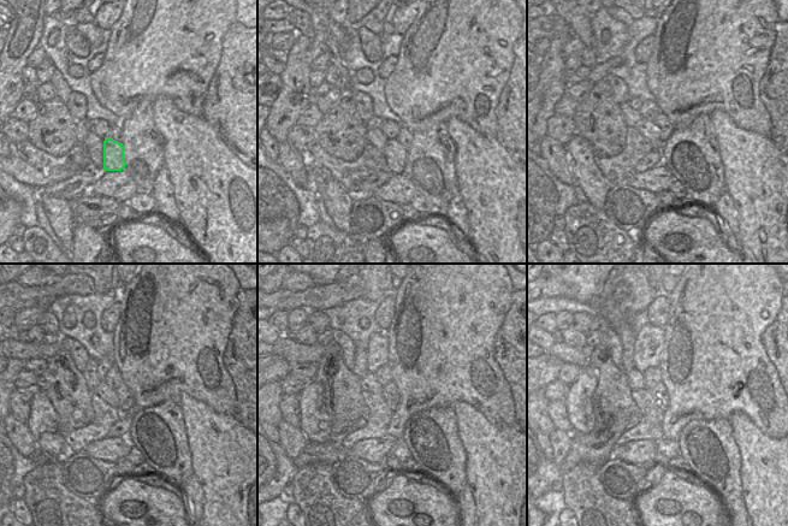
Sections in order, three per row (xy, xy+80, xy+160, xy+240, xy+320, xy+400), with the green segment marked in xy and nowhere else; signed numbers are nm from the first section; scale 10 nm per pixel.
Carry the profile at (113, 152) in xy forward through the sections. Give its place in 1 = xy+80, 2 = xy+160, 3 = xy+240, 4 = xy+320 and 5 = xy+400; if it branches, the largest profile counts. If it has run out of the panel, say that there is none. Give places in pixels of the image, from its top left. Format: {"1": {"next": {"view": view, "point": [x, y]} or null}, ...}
{"1": {"next": {"view": "xy+80", "point": [386, 145]}}, "2": {"next": {"view": "xy+160", "point": [647, 129]}}, "3": {"next": {"view": "xy+240", "point": [105, 391]}}, "4": {"next": {"view": "xy+320", "point": [368, 383]}}, "5": {"next": {"view": "xy+400", "point": [635, 378]}}}

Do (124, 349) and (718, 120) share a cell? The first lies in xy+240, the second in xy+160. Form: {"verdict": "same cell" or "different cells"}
{"verdict": "different cells"}

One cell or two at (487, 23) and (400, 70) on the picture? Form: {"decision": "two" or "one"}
{"decision": "one"}

